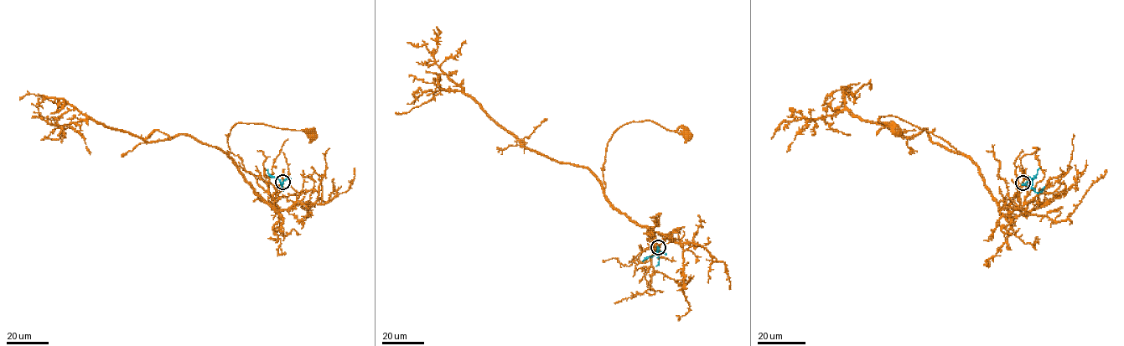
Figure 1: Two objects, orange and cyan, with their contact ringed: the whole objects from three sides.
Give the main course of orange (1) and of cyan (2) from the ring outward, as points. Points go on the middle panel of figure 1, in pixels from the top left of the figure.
1: (658, 247), (650, 229), (608, 200), (606, 146), (633, 121), (654, 121), (671, 131), (683, 126), (688, 134)
2: (658, 247), (657, 254), (643, 261)

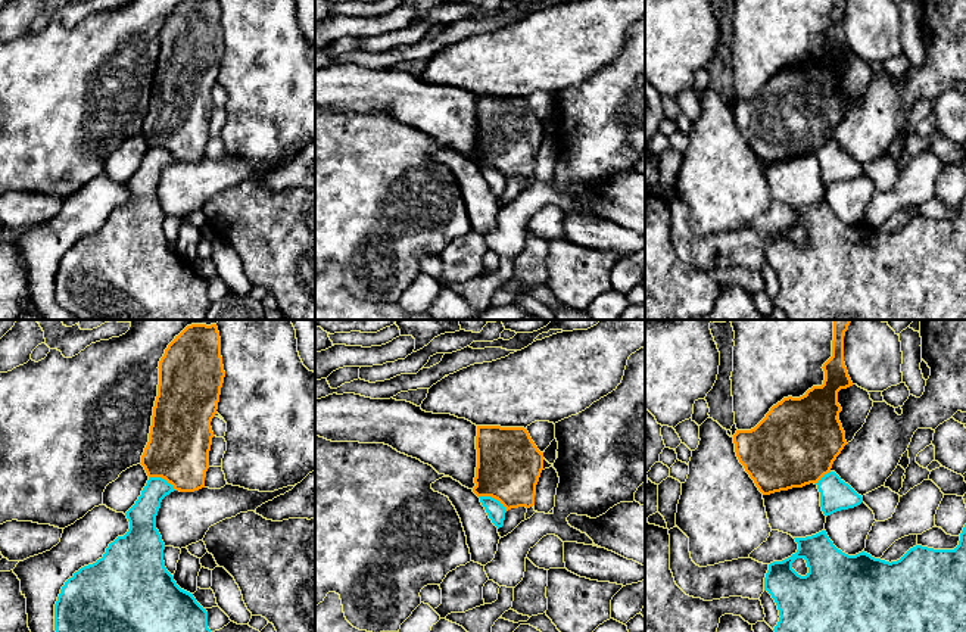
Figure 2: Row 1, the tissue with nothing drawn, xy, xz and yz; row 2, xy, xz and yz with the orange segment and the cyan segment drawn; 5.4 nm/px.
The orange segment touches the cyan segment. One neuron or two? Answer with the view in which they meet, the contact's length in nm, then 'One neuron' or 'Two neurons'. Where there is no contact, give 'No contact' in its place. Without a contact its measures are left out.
Touches orange in xz. Shared border 180 nm. Two neurons

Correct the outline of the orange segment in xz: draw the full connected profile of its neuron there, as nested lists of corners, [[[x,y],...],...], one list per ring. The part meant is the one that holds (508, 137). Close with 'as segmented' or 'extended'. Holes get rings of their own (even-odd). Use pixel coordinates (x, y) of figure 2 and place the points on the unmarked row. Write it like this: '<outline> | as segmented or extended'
[[[477,96],[473,162],[498,169],[505,180],[535,175],[543,122],[524,97]]] | as segmented

